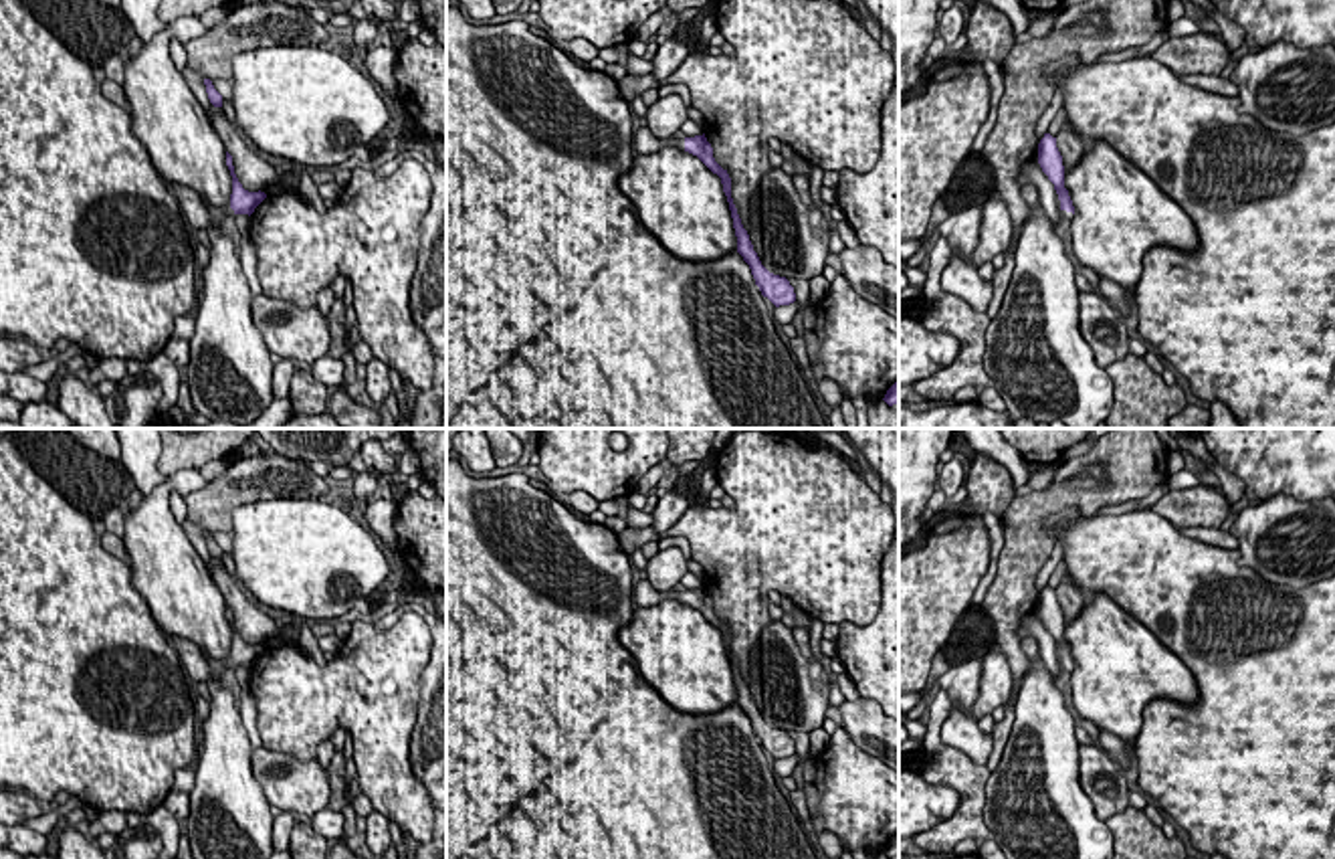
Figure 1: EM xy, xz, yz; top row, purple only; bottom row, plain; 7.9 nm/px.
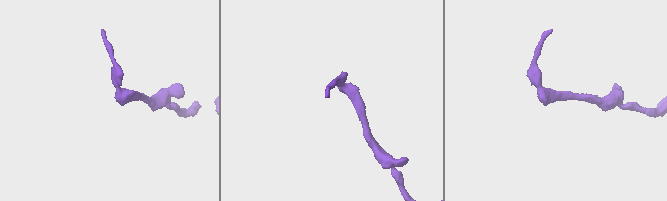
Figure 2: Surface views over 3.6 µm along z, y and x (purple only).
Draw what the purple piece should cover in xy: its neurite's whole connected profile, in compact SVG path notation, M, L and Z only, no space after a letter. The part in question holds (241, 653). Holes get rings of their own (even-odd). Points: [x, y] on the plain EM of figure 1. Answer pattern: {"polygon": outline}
{"polygon": "M226 604L226 618L232 629L232 647L230 647L230 657L216 661L206 657L200 647L188 639L182 637L170 637L170 643L176 647L178 657L182 661L182 667L188 671L188 675L198 683L198 681L208 681L208 679L220 679L222 673L228 667L252 667L254 661L267 651L265 645L248 645L242 641L234 627L232 618L232 608Z"}

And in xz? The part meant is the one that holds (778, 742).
{"polygon": "M638 580L638 584L634 586L632 598L634 598L634 606L640 606L640 608L654 606L664 598L677 598L677 600L697 608L713 627L717 627L721 631L723 645L729 655L733 681L735 681L735 689L737 689L737 705L749 718L751 728L753 728L755 738L759 740L761 748L767 750L776 760L790 758L796 754L796 746L794 746L794 740L790 738L790 734L786 730L769 726L761 718L757 705L753 703L749 687L743 681L741 671L739 671L737 661L731 651L731 631L729 631L727 623L723 623L715 614L713 600L707 594L705 586L695 588L695 590L685 590L685 592L675 592L675 590L658 592L652 588L652 584L648 580Z"}

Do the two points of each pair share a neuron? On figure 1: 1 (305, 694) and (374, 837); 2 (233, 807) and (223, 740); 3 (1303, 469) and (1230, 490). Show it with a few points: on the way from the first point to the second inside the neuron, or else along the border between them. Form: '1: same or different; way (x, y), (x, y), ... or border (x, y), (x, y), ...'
1: different; border (374, 809), (388, 823)
2: same; way (225, 791), (225, 756)
3: different; border (1216, 461), (1245, 484), (1245, 494)

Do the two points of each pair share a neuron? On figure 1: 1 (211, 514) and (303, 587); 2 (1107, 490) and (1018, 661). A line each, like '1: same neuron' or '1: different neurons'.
1: different neurons
2: same neuron

